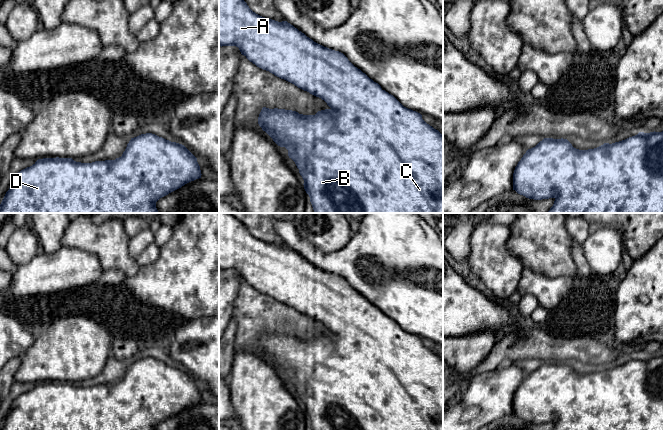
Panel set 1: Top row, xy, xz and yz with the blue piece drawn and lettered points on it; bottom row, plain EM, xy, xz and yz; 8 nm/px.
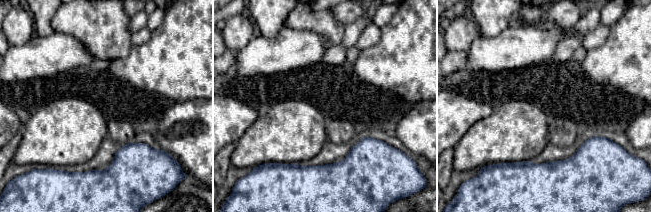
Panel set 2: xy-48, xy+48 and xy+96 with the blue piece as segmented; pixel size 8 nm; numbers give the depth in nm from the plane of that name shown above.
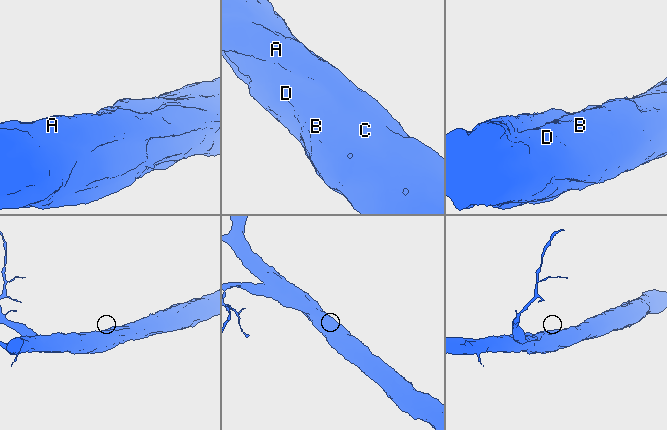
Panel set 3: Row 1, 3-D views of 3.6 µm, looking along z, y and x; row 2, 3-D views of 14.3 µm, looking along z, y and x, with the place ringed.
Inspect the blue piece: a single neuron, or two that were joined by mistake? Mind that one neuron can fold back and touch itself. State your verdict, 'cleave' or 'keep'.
keep

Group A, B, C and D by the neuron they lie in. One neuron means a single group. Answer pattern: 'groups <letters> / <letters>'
groups A B C D

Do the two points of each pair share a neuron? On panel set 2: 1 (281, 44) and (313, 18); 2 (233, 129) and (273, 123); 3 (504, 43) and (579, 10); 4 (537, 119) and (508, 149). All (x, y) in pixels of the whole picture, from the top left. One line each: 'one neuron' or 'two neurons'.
1: two neurons
2: two neurons
3: two neurons
4: one neuron

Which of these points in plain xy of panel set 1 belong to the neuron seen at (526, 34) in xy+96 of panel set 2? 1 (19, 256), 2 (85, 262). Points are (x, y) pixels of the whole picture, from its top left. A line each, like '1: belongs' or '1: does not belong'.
1: does not belong
2: belongs

